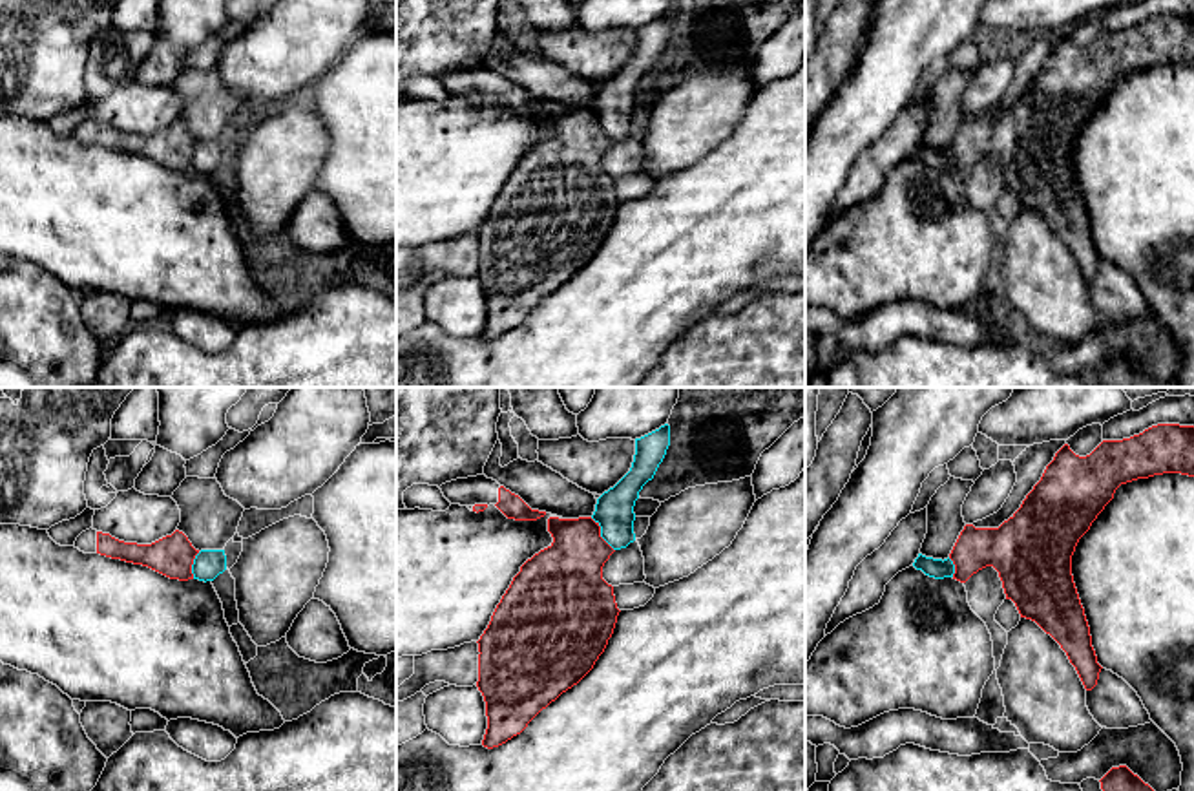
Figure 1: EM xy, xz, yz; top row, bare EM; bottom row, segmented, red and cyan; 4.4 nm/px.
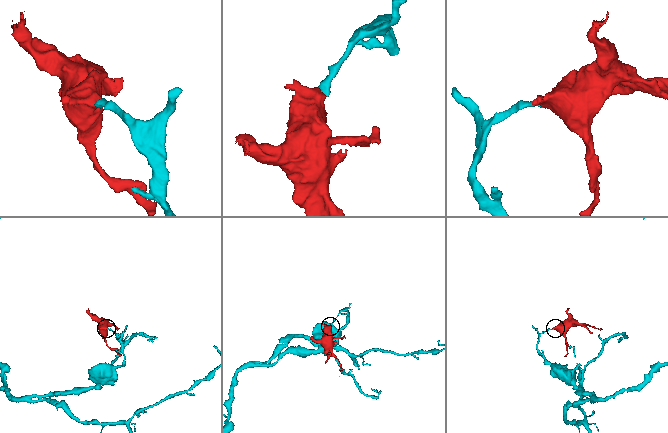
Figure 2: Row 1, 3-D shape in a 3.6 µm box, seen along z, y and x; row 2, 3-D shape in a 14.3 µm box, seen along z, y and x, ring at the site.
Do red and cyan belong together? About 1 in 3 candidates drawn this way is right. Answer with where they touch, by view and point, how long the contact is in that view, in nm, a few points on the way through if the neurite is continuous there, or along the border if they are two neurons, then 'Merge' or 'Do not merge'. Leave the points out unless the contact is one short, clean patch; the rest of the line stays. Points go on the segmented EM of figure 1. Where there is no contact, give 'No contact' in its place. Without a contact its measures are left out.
Touches red at xz (599, 534). Shared border 190 nm. Boundary: xz (590, 517), (599, 527), (599, 536), (614, 550). Do not merge

